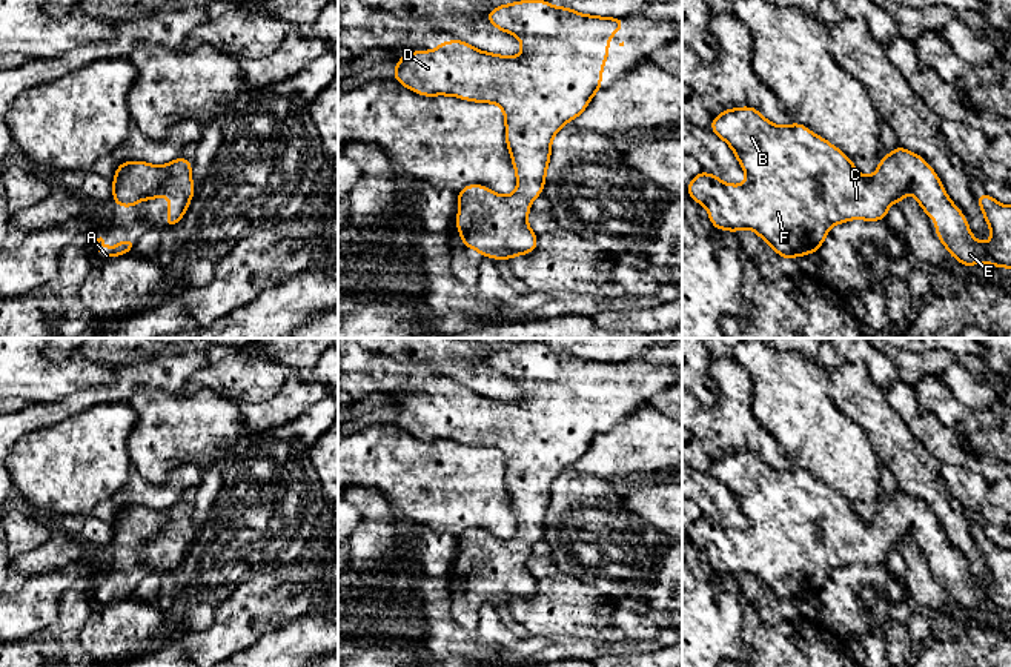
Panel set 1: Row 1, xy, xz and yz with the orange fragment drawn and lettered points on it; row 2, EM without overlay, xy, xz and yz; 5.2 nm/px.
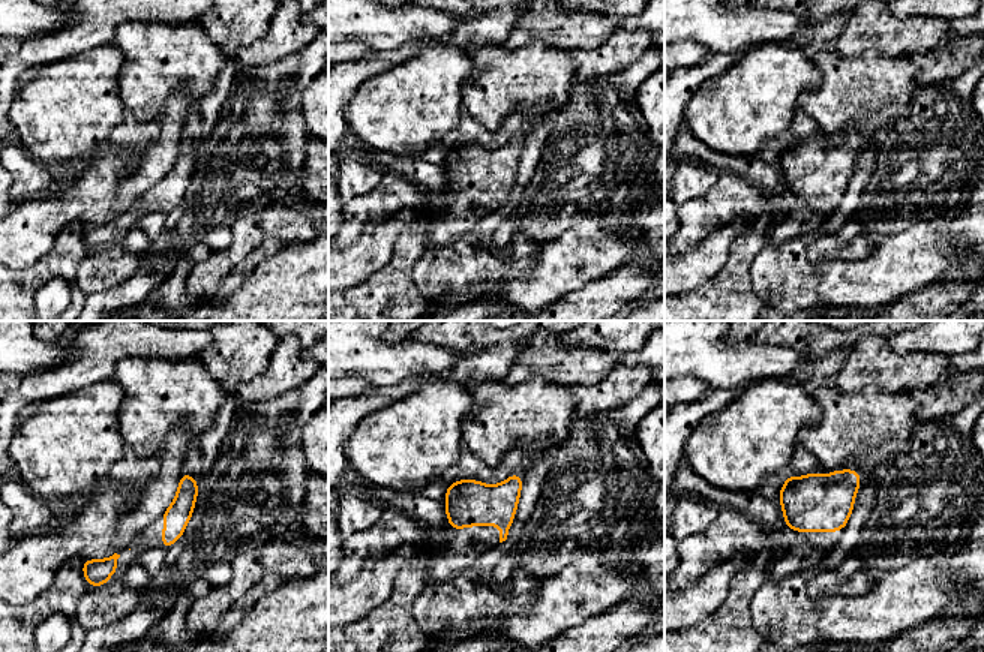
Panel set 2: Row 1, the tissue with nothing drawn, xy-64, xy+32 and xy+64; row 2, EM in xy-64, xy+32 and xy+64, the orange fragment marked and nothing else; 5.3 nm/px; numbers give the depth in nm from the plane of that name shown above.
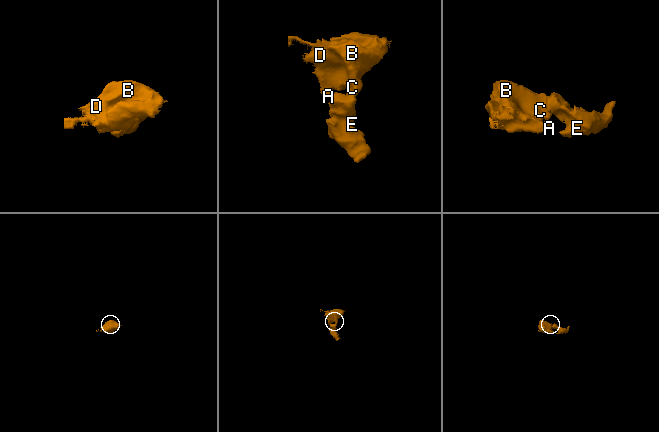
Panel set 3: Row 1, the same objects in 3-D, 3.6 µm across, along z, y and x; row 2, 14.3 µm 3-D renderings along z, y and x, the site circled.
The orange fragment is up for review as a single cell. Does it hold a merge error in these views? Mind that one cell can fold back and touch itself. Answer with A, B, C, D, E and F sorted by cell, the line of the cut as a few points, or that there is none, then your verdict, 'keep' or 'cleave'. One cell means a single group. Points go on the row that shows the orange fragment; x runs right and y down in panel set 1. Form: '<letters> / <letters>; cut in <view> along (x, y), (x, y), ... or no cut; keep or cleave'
A B C D E F; no cut; keep

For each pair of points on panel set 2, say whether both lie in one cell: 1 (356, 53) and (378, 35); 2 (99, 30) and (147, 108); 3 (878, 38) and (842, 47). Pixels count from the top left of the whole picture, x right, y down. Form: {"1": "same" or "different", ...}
{"1": "different", "2": "different", "3": "same"}

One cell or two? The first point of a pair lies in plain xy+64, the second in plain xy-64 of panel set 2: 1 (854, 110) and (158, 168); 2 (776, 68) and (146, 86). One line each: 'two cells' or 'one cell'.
1: two cells
2: two cells

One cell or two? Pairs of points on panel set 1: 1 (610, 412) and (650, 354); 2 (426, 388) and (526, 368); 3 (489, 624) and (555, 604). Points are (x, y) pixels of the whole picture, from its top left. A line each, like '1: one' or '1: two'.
1: one
2: one
3: two

